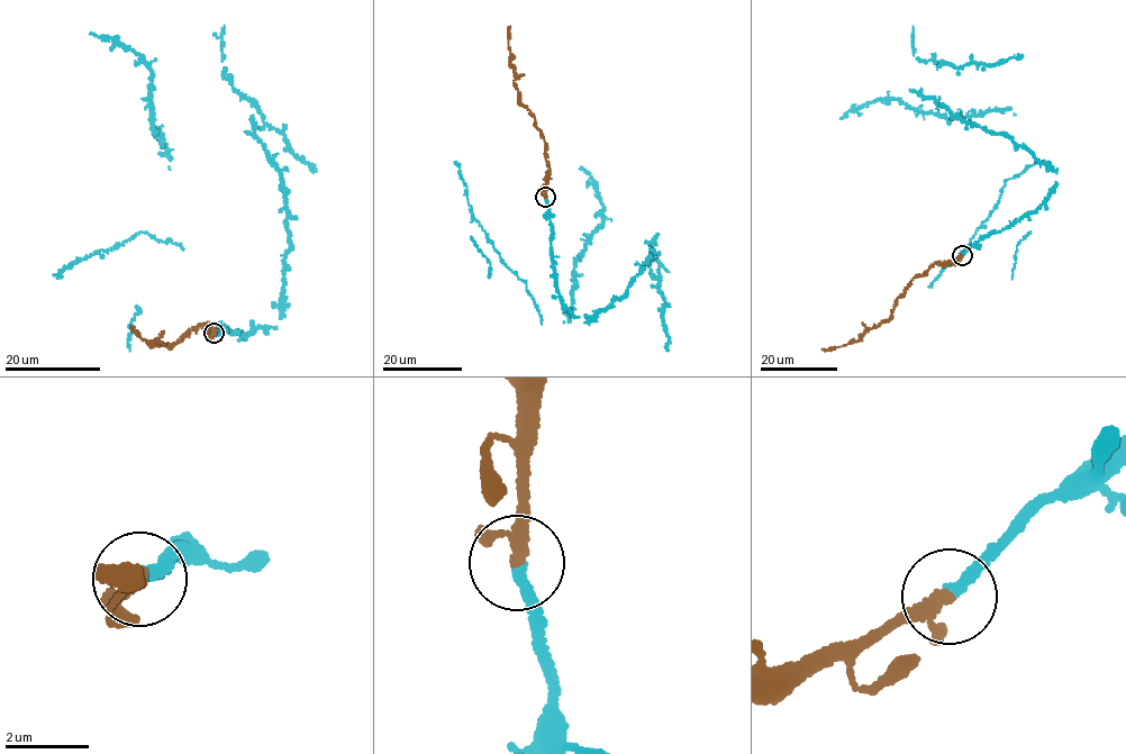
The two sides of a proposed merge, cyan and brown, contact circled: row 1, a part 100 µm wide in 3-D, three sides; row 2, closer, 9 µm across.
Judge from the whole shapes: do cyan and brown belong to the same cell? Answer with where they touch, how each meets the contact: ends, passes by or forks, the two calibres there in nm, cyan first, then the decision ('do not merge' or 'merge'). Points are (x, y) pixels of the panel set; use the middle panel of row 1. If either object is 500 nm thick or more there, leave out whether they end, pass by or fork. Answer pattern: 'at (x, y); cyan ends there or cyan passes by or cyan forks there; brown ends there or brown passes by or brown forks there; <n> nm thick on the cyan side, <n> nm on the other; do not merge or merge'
at (545, 197); cyan ends there; brown passes by; 280 nm thick on the cyan side, 240 nm on the other; merge

